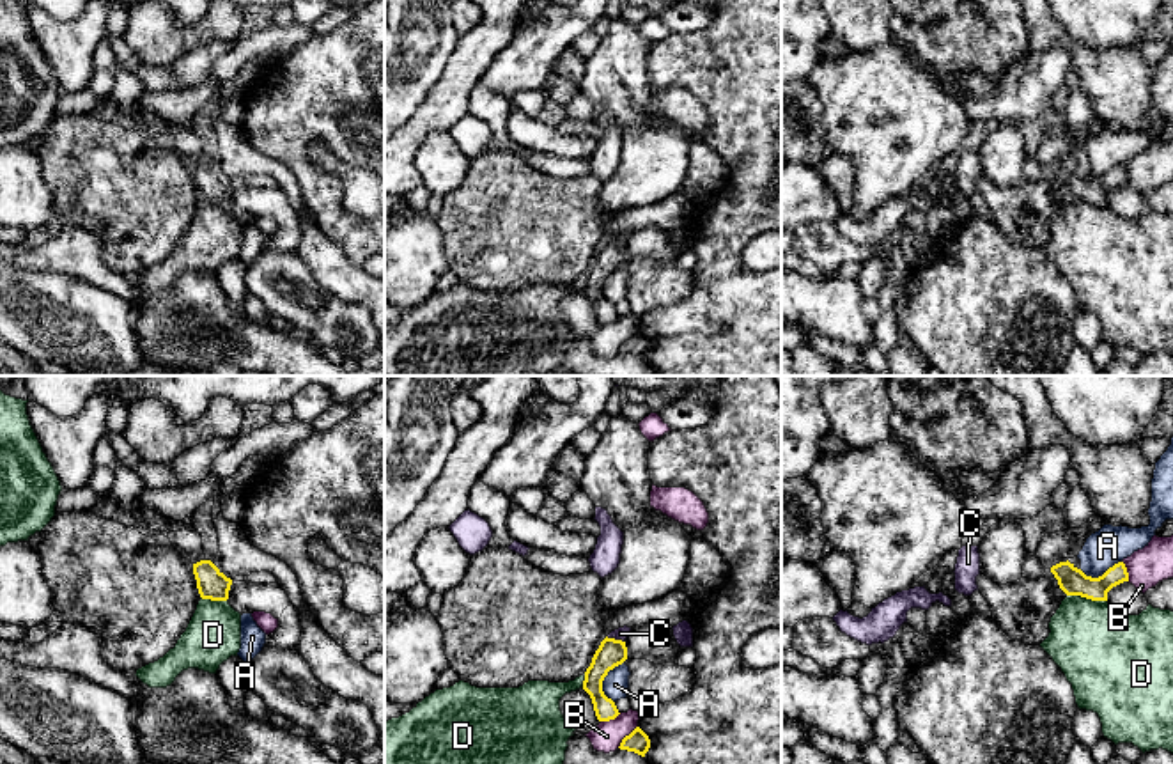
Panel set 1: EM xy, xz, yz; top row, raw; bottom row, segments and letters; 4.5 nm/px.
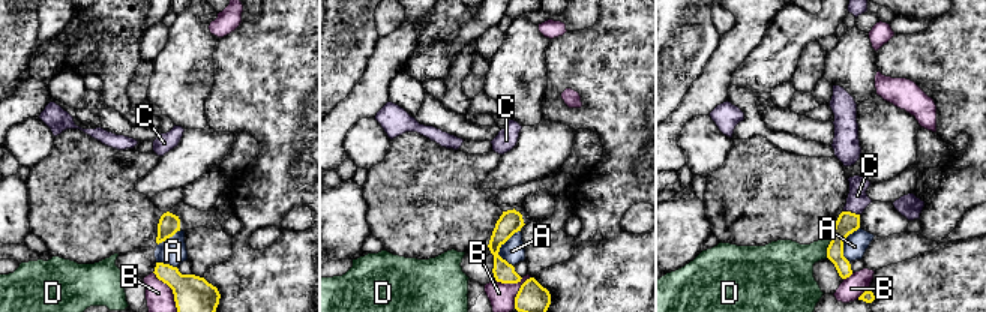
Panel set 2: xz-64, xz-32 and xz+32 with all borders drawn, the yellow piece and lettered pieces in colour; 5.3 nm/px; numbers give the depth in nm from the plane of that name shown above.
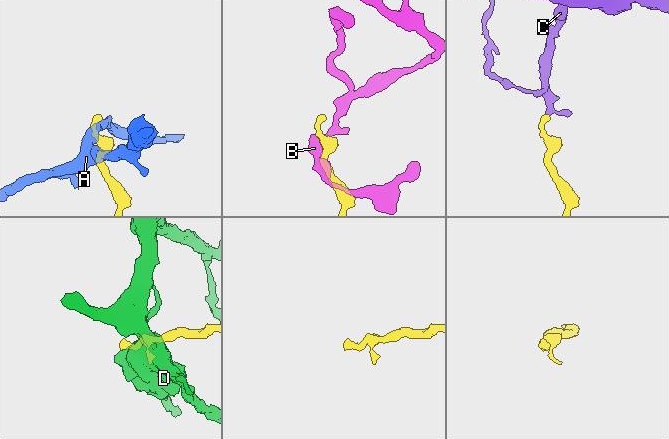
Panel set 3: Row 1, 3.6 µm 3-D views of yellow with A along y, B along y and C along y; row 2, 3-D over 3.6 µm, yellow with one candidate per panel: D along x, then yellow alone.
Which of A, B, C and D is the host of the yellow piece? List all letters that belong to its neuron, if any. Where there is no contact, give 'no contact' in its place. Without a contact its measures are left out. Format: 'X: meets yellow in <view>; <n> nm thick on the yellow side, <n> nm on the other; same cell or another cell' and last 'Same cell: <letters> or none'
A: meets yellow in xz; 130 nm thick on the yellow side, 120 nm on the other; another cell
B: meets yellow in xz; 100 nm thick on the yellow side, 140 nm on the other; another cell
C: meets yellow in xz; 130 nm thick on the yellow side, 60 nm on the other; same cell
D: meets yellow in yz; 120 nm thick on the yellow side, 400 nm on the other; another cell
Same cell: C

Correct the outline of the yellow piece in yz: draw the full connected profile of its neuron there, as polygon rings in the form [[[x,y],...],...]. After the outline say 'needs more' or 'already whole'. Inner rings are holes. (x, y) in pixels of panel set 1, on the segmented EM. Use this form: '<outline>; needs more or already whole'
[[[1068,560],[1053,565],[1051,573],[1067,596],[1081,596],[1091,601],[1107,601],[1107,592],[1113,587],[1129,581],[1129,573],[1123,562],[1115,564],[1099,578],[1086,576]]]; already whole

